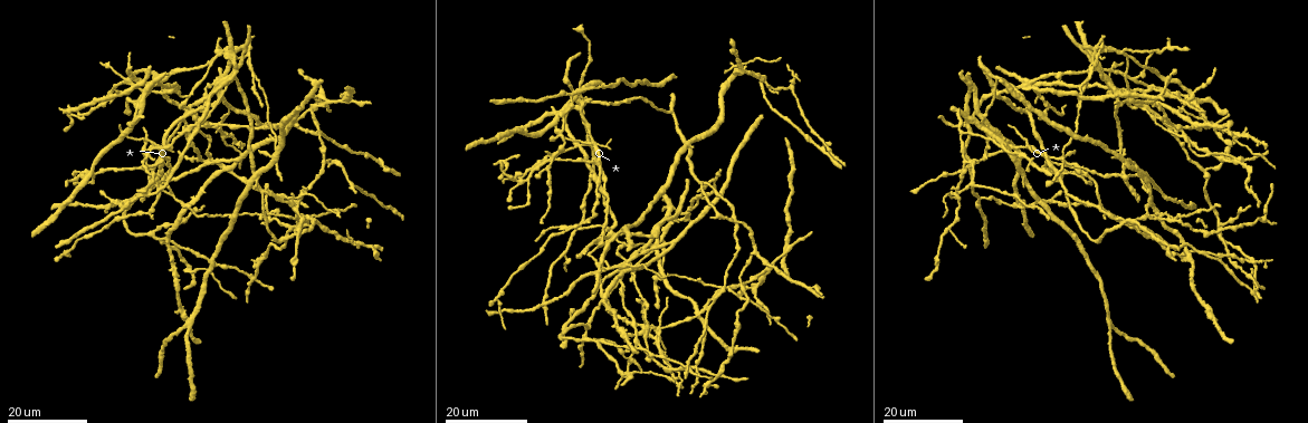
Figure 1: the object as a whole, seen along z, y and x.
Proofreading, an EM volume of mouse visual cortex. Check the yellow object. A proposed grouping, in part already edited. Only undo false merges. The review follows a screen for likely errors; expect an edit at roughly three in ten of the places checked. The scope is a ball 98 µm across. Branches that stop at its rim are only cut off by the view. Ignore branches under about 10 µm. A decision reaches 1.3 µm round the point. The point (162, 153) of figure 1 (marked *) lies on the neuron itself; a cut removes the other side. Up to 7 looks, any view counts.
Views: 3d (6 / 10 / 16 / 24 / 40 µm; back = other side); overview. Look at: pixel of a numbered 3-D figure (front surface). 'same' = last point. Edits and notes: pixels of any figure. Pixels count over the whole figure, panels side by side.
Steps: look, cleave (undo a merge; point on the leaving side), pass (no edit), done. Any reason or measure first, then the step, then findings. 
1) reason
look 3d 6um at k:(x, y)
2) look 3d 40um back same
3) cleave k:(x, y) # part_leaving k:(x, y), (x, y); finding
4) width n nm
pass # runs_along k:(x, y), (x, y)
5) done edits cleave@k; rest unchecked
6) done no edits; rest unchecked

four-way junction
look 3d 16um at 1:(595, 144)

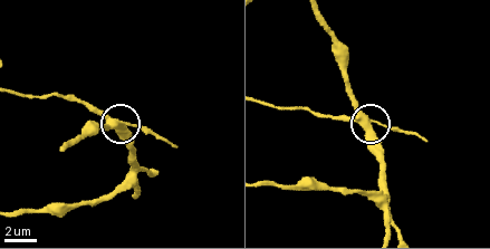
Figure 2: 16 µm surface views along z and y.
look 3d 6um at 2:(107, 119)

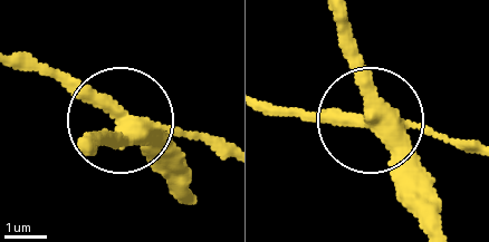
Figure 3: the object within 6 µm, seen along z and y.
width 370 nm
pass # runs_along 3:(438, 225), (431, 197), (384, 133), (291, 112); one neuron here

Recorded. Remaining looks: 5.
two arms in line, one across
look 3d 24um at 1:(260, 129)

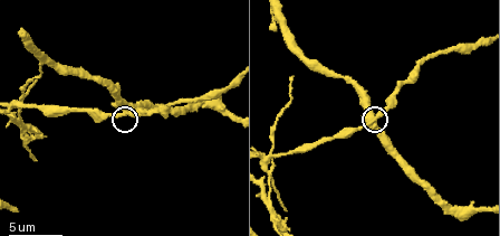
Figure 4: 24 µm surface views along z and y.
look 3d 6um at 4:(375, 117)

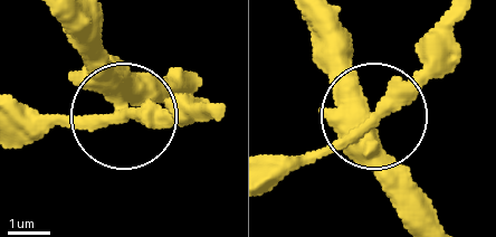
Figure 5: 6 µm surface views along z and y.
arms 3
pass # one neuron here

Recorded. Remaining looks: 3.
four or more arms meet
look 3d 16um at 4:(271, 157)

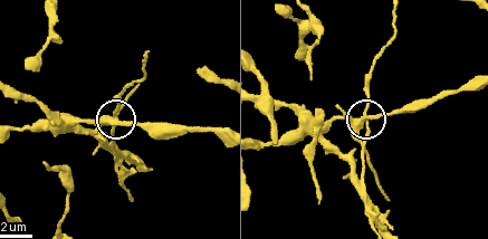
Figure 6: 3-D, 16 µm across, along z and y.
width 350 nm
pass # one neuron here

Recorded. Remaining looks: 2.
done no edits; rest unchecked

